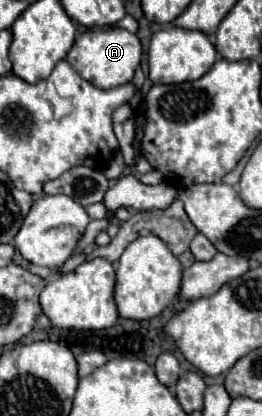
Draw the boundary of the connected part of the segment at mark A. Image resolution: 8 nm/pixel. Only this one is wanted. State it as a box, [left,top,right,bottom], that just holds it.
[66,28,142,90]

